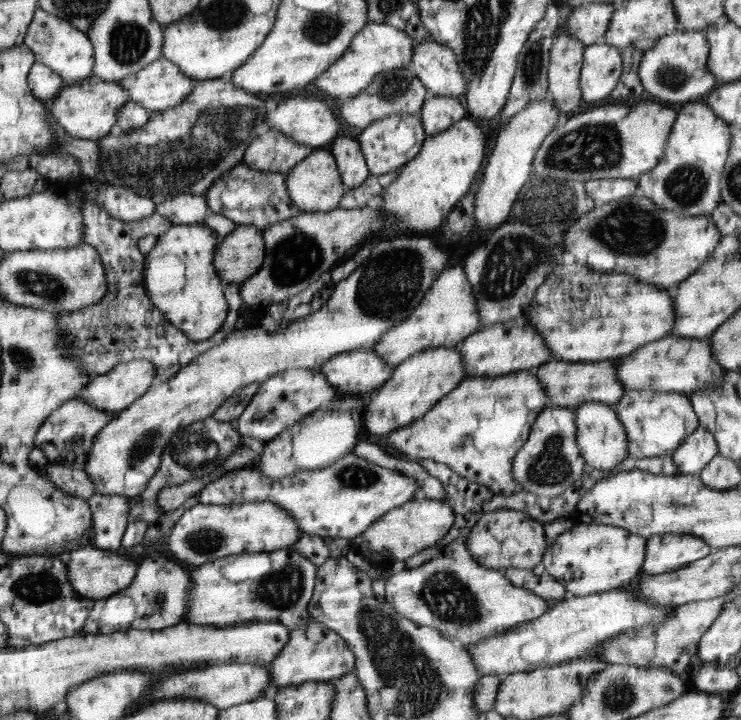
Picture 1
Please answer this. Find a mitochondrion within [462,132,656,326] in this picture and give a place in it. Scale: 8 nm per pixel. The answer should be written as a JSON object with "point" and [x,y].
{"point":[518,257]}

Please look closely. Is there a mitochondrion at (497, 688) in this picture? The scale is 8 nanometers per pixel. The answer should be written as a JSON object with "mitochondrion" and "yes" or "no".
{"mitochondrion":"no"}

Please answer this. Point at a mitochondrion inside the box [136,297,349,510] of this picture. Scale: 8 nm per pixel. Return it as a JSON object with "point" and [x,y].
{"point":[193,449]}

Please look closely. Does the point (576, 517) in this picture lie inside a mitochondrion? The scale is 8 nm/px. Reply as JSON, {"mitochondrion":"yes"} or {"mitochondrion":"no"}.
{"mitochondrion":"no"}

